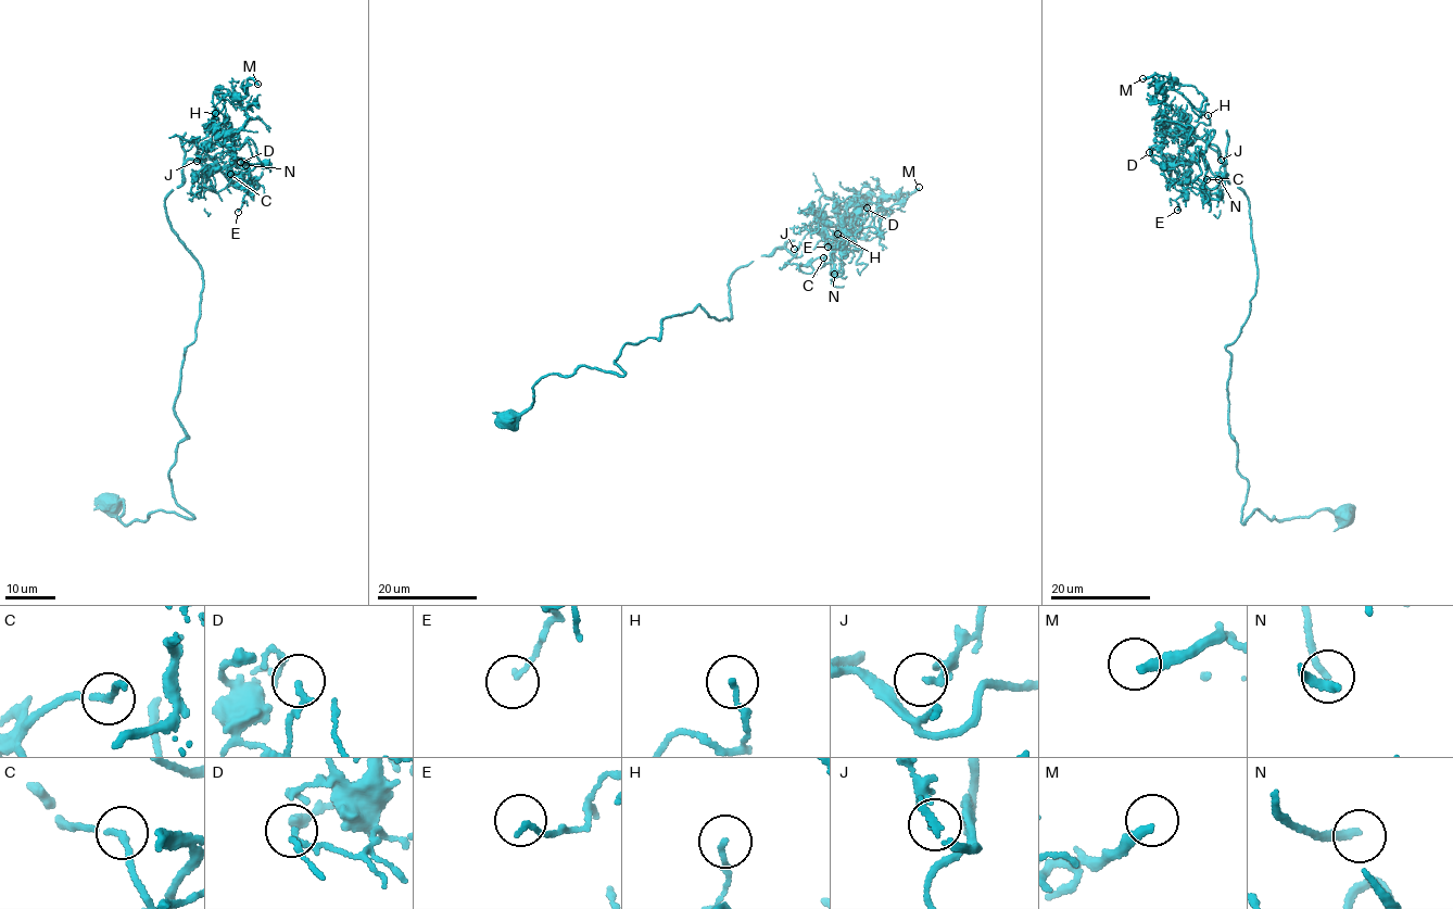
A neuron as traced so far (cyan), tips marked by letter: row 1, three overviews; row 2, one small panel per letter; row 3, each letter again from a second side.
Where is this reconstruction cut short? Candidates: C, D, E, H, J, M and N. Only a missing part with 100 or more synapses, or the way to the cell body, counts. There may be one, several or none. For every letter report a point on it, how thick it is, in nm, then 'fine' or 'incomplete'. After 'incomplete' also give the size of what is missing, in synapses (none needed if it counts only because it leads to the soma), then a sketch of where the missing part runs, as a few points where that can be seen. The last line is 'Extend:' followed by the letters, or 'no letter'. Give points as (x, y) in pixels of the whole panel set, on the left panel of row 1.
C: place (230, 174); calibre 140 nm; fine
D: place (240, 162); calibre 120 nm; fine
E: place (238, 212); calibre 150 nm; fine
H: place (215, 113); calibre 130 nm; fine
J: place (197, 161); calibre 160 nm; fine
M: place (257, 84); calibre 260 nm; fine
N: place (245, 165); calibre 150 nm; fine
Extend: no letter

